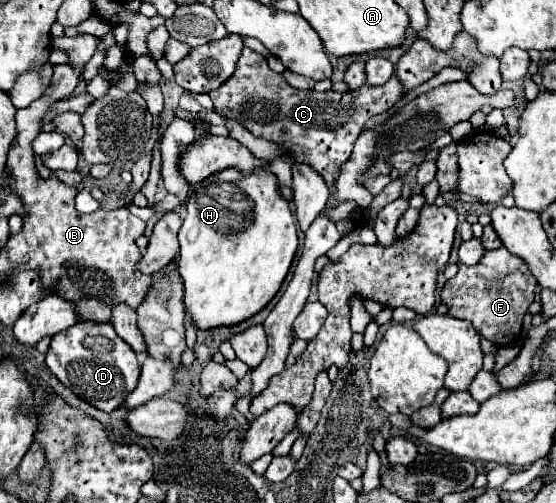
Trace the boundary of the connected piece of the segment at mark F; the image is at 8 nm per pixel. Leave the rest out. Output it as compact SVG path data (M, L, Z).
M501 247L485 251L481 261L473 267L459 265L459 273L443 285L441 303L449 309L449 315L471 321L483 339L489 339L497 347L507 347L513 345L521 333L523 317L535 301L535 287L537 281L525 261Z

